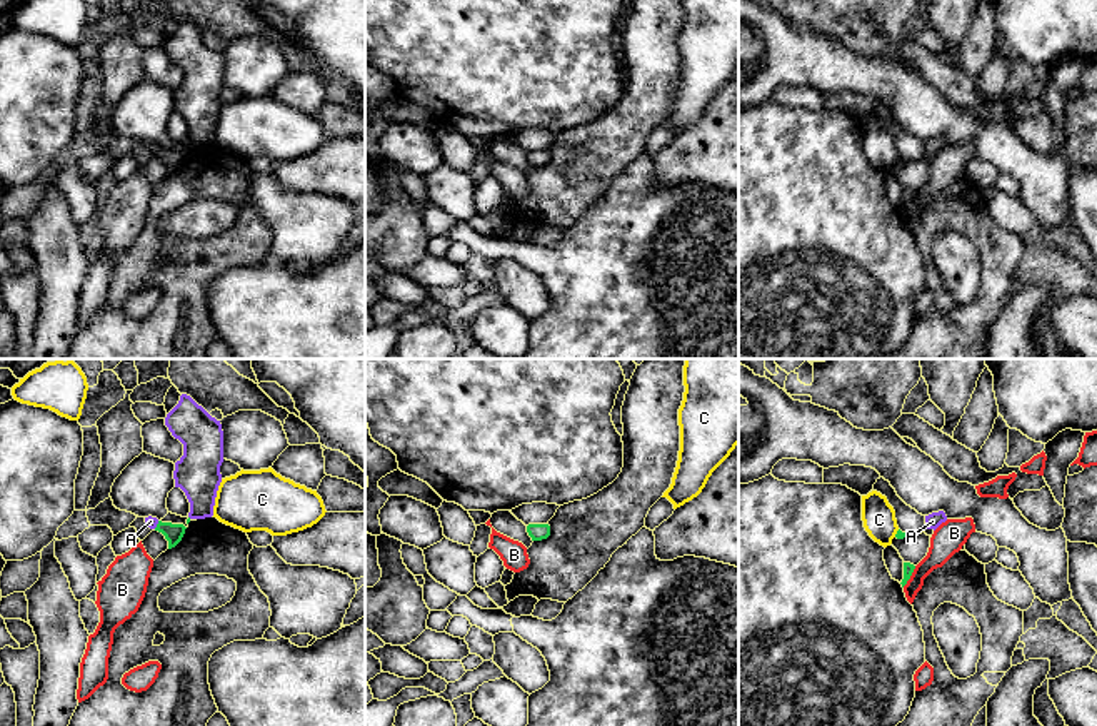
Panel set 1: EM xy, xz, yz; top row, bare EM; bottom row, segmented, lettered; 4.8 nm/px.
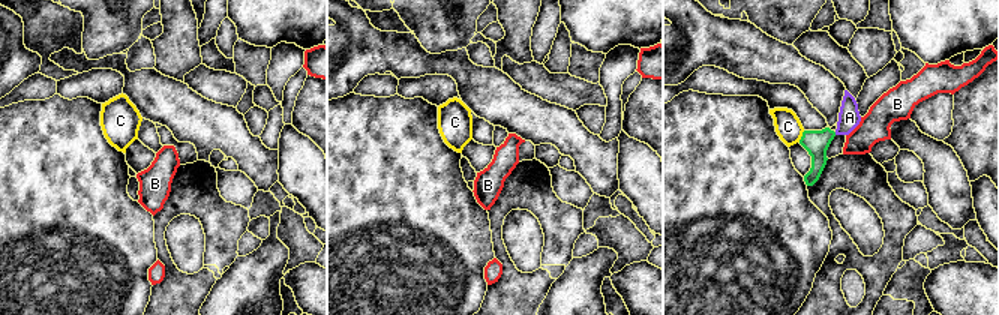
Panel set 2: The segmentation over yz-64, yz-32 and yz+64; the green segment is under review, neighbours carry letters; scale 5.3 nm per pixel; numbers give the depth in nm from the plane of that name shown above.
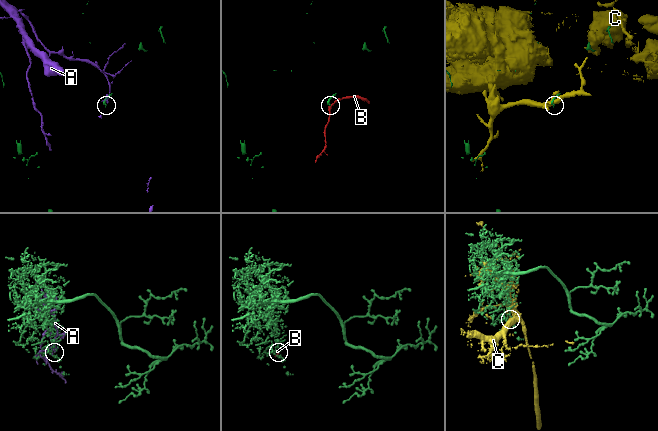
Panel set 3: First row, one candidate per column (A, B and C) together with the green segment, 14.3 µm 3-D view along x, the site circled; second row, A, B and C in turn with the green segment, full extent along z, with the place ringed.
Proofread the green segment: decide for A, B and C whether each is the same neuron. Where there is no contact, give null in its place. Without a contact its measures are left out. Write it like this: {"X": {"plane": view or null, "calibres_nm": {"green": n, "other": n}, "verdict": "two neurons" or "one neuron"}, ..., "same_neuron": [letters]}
{"A": {"plane": "xy", "calibres_nm": {"green": 90, "other": 50}, "verdict": "two neurons"}, "B": {"plane": "yz", "calibres_nm": {"green": 50, "other": 150}, "verdict": "two neurons"}, "C": {"plane": "yz", "calibres_nm": {"green": 40, "other": 160}, "verdict": "two neurons"}, "same_neuron": []}

